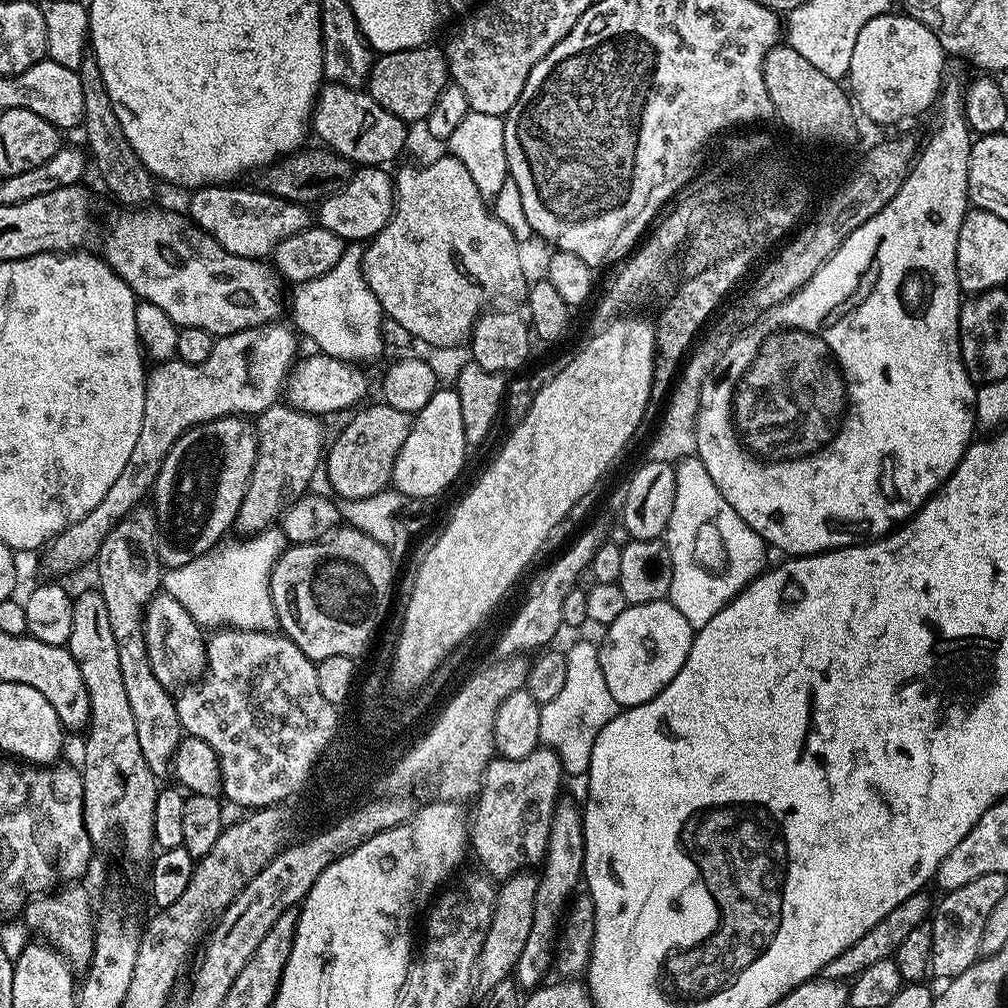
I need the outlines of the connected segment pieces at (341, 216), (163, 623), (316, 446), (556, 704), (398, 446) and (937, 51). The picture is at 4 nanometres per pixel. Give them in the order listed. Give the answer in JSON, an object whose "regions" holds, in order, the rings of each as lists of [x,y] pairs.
{"regions":[[[[360,166],[353,171],[348,184],[339,192],[319,201],[319,227],[338,234],[345,242],[367,242],[382,231],[392,217],[394,180],[383,167]]],[[[165,592],[157,593],[145,604],[142,613],[144,645],[154,676],[165,687],[182,678],[199,677],[207,665],[207,645],[201,627],[177,599]]],[[[287,402],[271,404],[265,412],[259,413],[254,424],[256,461],[252,467],[248,489],[242,498],[242,506],[236,515],[236,524],[244,527],[245,533],[262,532],[293,500],[309,491],[308,483],[315,478],[316,467],[319,464],[321,467],[322,457],[326,452],[324,428],[320,424],[323,424],[321,417],[303,412]]],[[[582,640],[567,649],[566,683],[562,691],[550,702],[541,705],[540,742],[552,747],[559,754],[567,775],[585,775],[592,757],[594,742],[606,723],[620,711],[618,703],[611,697],[602,675],[599,647]]],[[[377,402],[369,408],[363,408],[337,434],[333,444],[331,441],[326,452],[328,480],[337,492],[335,495],[345,500],[370,498],[392,484],[392,471],[398,458],[398,450],[402,450],[402,442],[406,442],[406,434],[410,434],[412,429],[413,417],[402,410],[394,410],[394,406]]],[[[903,14],[874,17],[862,26],[850,59],[847,87],[855,107],[876,124],[896,124],[937,103],[944,76],[944,47],[922,22]]]]}

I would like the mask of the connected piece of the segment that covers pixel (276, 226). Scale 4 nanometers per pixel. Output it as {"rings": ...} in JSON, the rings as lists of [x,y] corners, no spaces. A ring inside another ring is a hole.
{"rings":[[[205,186],[197,188],[191,193],[188,200],[187,215],[191,223],[198,227],[207,236],[212,236],[230,254],[260,260],[261,258],[271,257],[272,249],[276,248],[281,241],[301,232],[309,227],[309,209],[303,204],[296,204],[292,200],[287,200],[281,196],[274,196],[271,192],[252,188],[228,188],[230,186]]]}

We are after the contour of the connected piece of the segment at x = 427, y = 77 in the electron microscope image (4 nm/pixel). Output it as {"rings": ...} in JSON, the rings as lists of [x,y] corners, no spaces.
{"rings":[[[433,46],[398,50],[377,55],[372,61],[372,69],[366,81],[366,91],[390,114],[399,120],[427,121],[434,102],[438,102],[438,94],[450,83],[448,75],[448,58],[443,51]]]}

